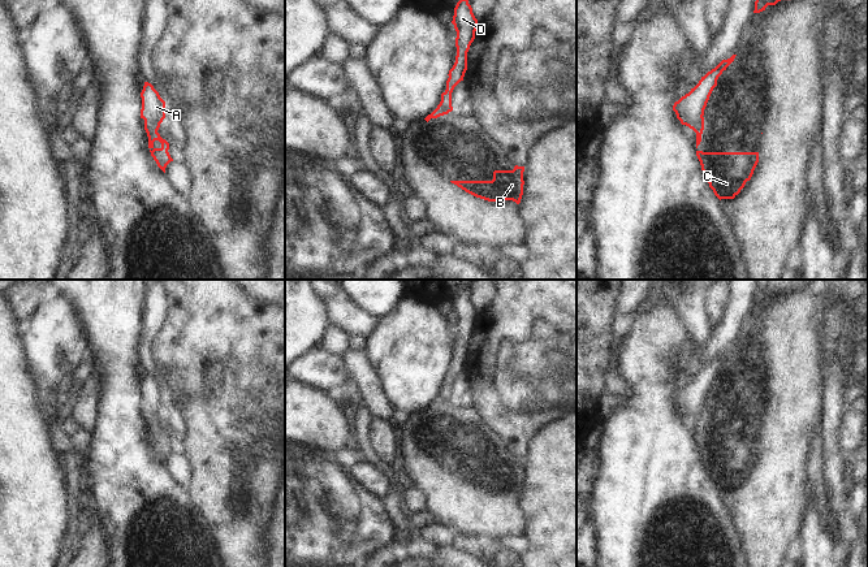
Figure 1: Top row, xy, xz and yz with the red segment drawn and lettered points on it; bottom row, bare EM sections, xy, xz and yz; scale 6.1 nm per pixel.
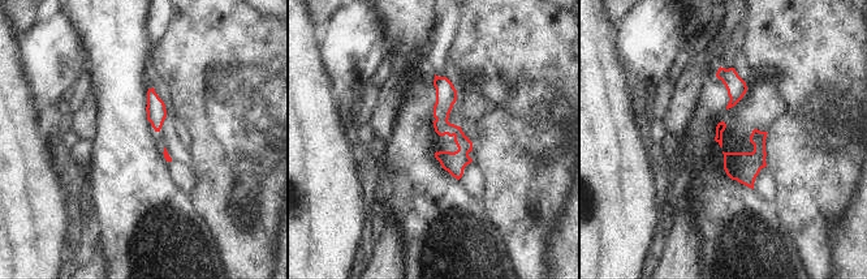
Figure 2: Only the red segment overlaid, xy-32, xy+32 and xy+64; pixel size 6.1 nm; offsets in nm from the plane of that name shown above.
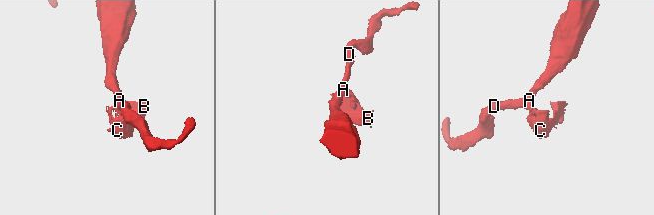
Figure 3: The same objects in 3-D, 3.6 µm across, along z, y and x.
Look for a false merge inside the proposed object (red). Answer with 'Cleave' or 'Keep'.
Cleave

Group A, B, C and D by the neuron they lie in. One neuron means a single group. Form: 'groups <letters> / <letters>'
groups A D / B C

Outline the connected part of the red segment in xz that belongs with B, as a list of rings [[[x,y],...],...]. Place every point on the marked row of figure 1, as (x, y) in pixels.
[[[515,165],[513,170],[495,170],[492,181],[450,181],[466,192],[488,200],[513,200],[521,203],[523,195],[524,166]]]

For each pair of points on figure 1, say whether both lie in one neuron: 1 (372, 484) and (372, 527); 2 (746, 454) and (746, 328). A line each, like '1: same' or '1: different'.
1: different
2: same

